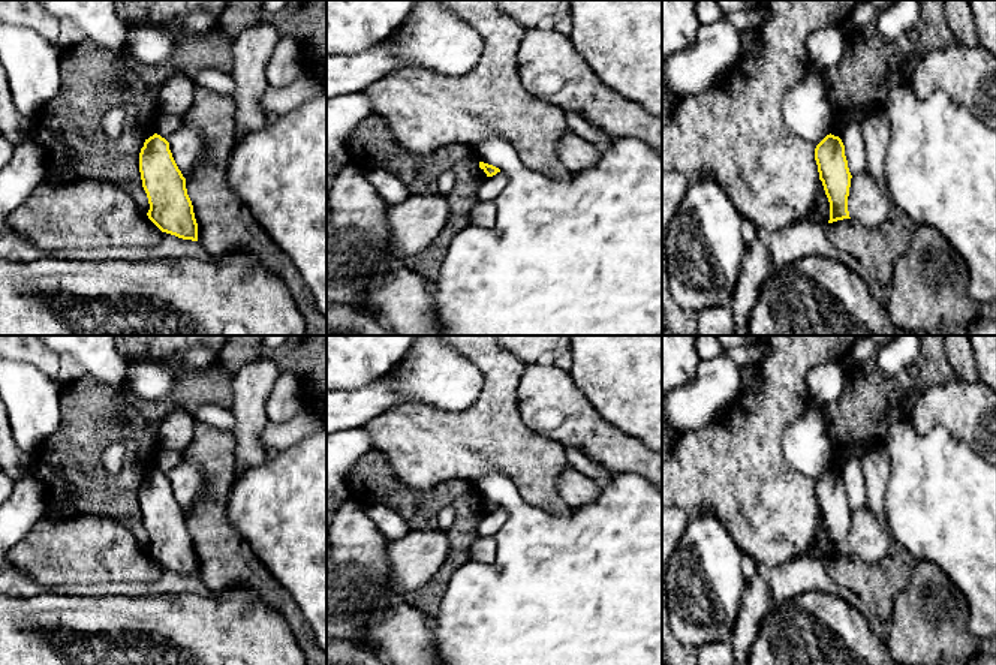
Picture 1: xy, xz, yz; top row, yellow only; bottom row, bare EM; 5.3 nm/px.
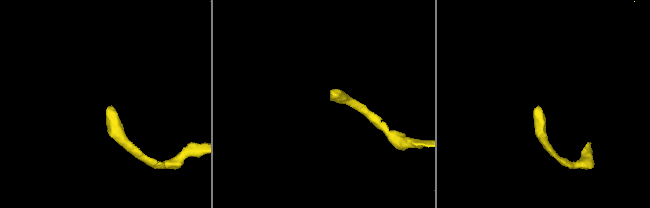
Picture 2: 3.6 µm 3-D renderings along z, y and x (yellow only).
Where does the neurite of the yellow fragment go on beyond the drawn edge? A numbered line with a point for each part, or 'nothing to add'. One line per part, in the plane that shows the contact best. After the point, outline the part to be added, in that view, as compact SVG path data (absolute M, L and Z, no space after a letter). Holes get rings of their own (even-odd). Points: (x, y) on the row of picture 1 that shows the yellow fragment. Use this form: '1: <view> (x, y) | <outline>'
nothing to add

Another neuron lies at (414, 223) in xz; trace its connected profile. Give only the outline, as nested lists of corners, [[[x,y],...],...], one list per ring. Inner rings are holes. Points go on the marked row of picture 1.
[[[443,195],[415,196],[389,205],[389,250],[398,259],[406,259],[425,250],[449,219],[449,204]]]

